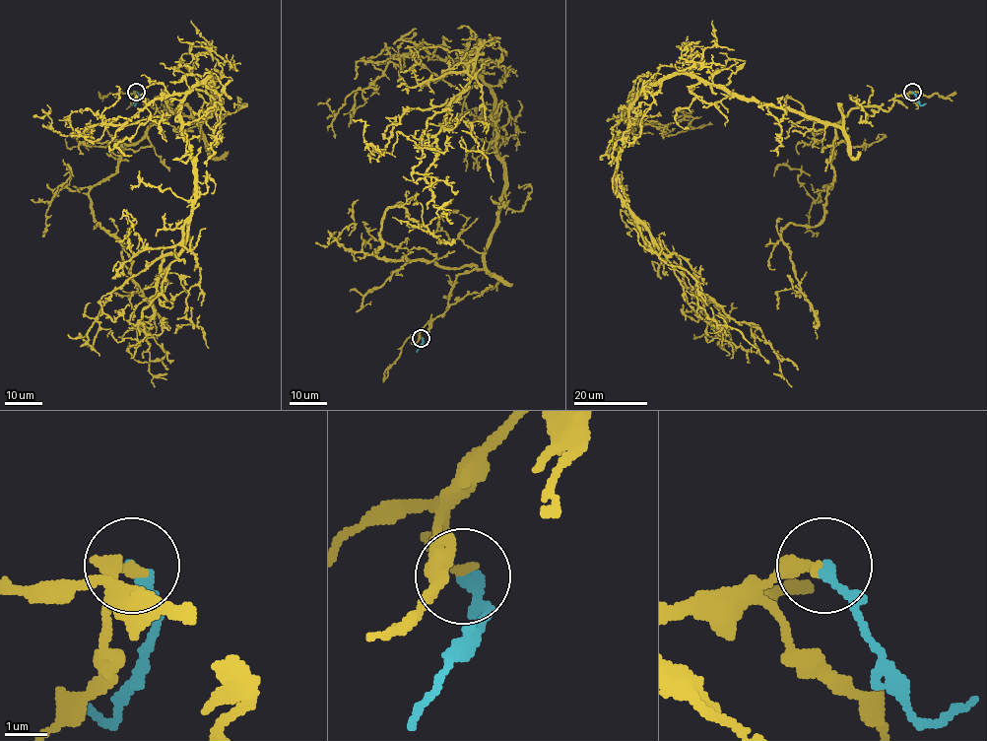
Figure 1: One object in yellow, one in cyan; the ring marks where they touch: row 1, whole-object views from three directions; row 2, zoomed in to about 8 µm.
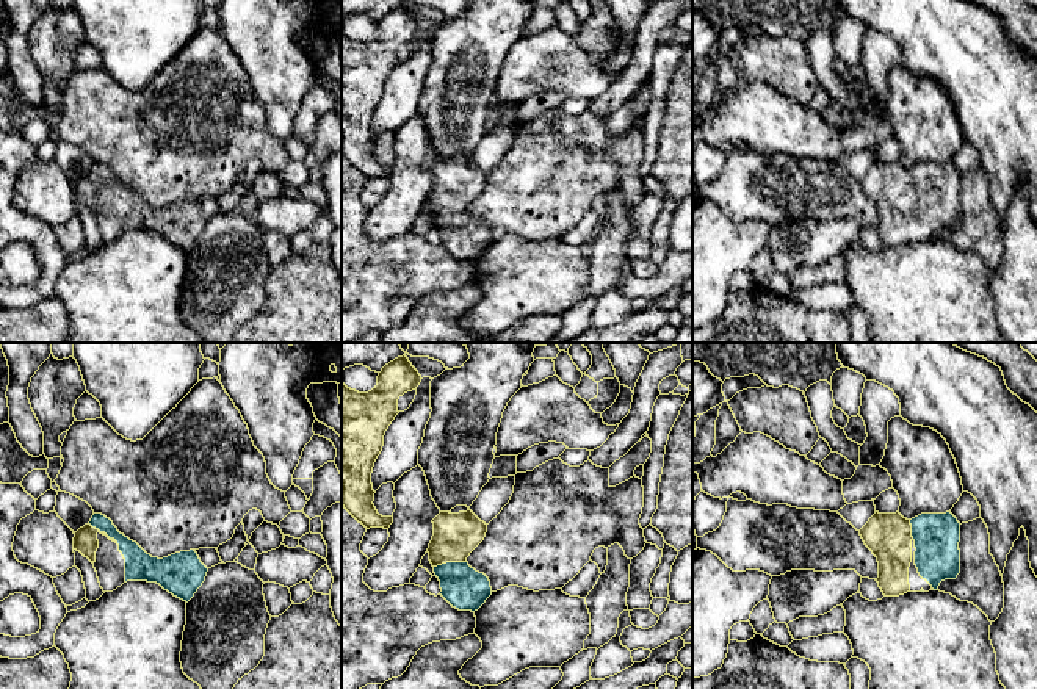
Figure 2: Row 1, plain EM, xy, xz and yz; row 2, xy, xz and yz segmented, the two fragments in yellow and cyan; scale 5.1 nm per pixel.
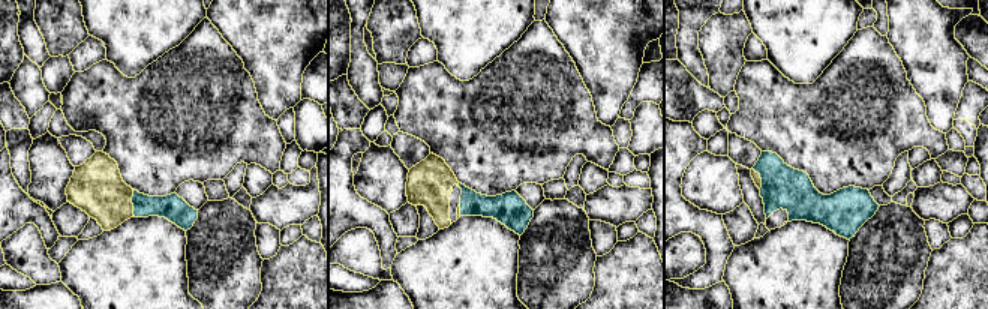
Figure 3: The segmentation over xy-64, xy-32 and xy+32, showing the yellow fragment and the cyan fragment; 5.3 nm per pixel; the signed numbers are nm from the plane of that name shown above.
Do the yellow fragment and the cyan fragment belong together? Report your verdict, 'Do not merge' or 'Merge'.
Merge

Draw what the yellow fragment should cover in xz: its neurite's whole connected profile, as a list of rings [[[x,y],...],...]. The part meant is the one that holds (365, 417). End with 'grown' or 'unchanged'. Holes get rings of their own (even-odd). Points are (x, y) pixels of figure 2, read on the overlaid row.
[[[406,355],[395,359],[388,365],[382,368],[378,376],[378,385],[368,393],[359,393],[356,390],[348,388],[343,384],[343,370],[341,370],[341,504],[345,509],[367,529],[370,528],[384,528],[388,529],[393,523],[392,517],[382,517],[378,514],[373,501],[374,501],[374,490],[371,484],[371,473],[378,456],[384,446],[384,435],[398,412],[398,399],[407,393],[415,390],[421,382],[421,376],[412,366]]]; unchanged

